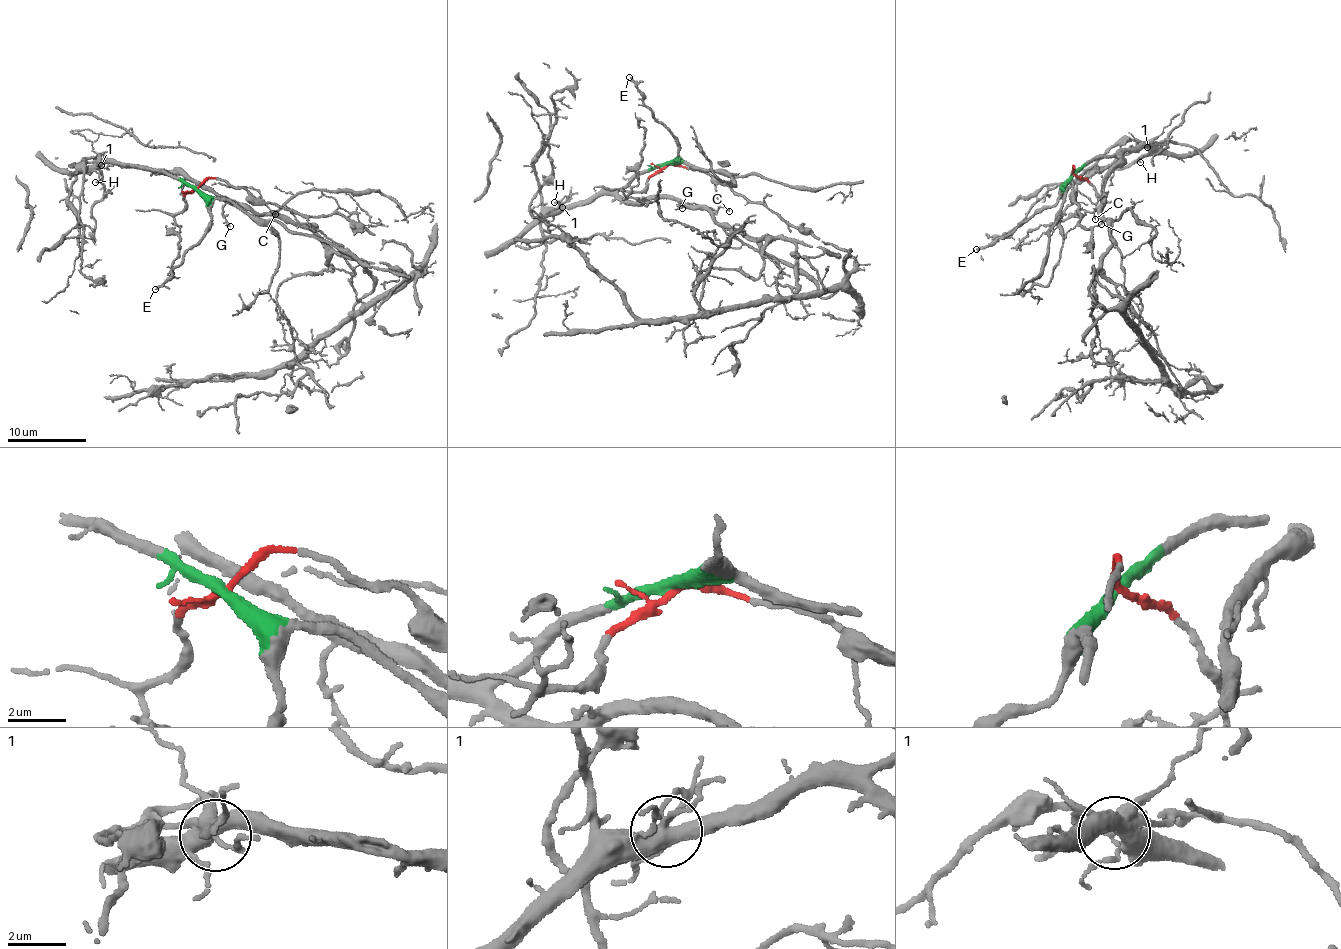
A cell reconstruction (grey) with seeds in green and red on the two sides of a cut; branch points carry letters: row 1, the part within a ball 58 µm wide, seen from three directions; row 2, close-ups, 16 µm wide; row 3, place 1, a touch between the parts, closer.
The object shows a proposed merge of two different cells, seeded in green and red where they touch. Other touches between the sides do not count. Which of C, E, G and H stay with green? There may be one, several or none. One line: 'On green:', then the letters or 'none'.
On green: E, G, H

